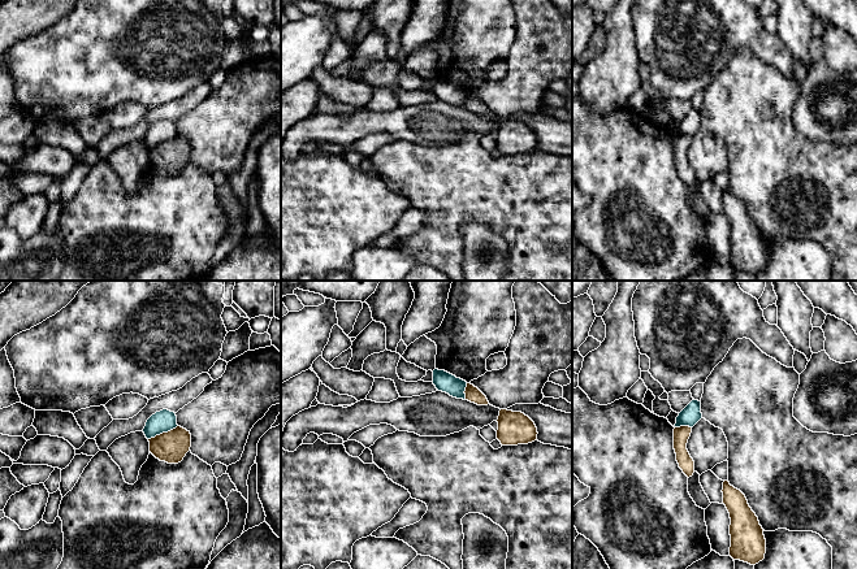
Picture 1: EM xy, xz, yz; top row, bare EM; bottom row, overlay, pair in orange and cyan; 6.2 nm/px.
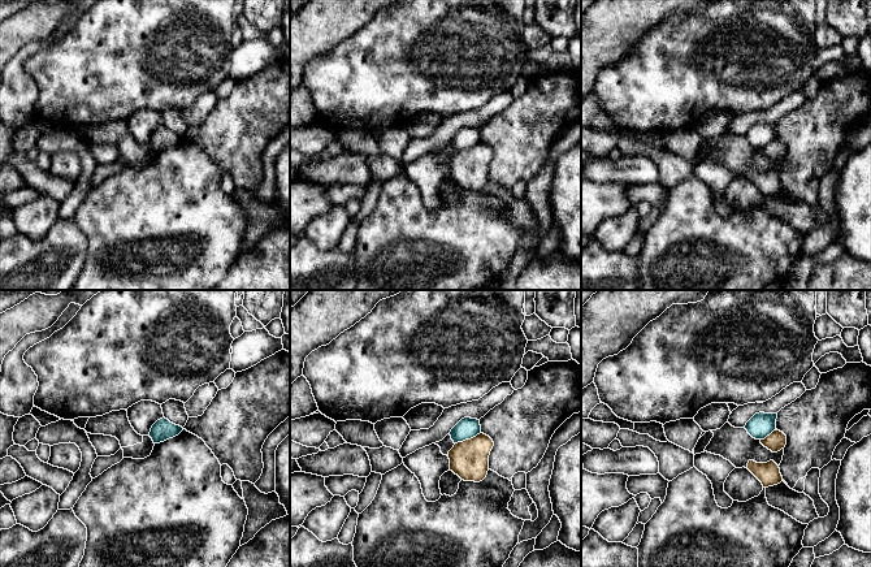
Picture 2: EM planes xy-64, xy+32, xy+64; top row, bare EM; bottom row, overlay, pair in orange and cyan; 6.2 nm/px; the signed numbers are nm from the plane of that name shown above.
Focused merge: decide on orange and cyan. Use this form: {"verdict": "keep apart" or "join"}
{"verdict": "keep apart"}

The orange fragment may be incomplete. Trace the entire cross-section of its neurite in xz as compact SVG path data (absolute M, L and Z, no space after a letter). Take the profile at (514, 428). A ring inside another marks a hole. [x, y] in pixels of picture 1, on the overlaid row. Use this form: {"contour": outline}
{"contour": "M501 409L497 422L497 439L502 446L528 444L537 440L534 422L521 412Z"}

